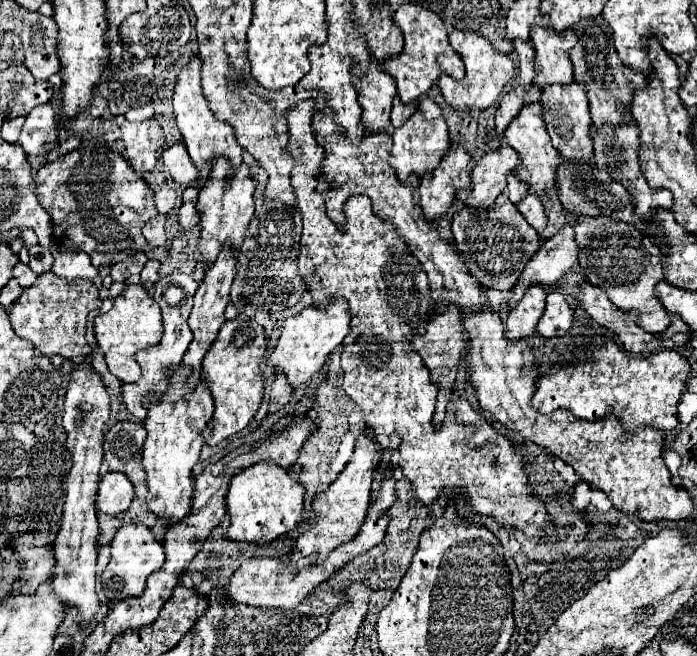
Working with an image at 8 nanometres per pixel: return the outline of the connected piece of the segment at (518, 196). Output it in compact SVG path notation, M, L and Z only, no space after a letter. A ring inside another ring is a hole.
M510 175L508 177L508 193L510 193L510 201L516 205L528 195L528 187L516 175Z

